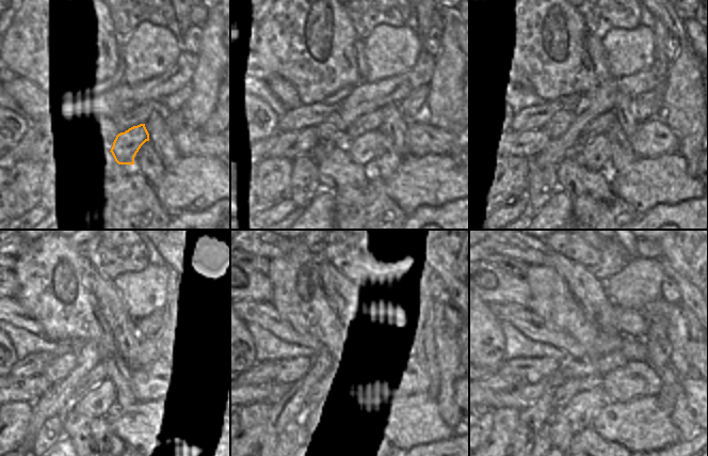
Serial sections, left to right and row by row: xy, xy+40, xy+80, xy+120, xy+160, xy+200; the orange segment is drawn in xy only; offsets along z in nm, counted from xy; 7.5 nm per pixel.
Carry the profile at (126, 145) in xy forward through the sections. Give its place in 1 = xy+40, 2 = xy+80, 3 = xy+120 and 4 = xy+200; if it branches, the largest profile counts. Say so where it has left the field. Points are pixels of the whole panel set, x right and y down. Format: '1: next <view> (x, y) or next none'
1: next xy+40 (361, 150)
2: next xy+80 (594, 154)
3: next xy+120 (105, 402)
4: next xy+200 (582, 408)

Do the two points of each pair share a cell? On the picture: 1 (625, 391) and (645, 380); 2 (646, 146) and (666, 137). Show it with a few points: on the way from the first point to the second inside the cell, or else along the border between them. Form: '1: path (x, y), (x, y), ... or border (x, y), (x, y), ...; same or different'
1: path (630, 386), (636, 380), (640, 380); same
2: path (652, 141), (654, 139), (661, 139); same

